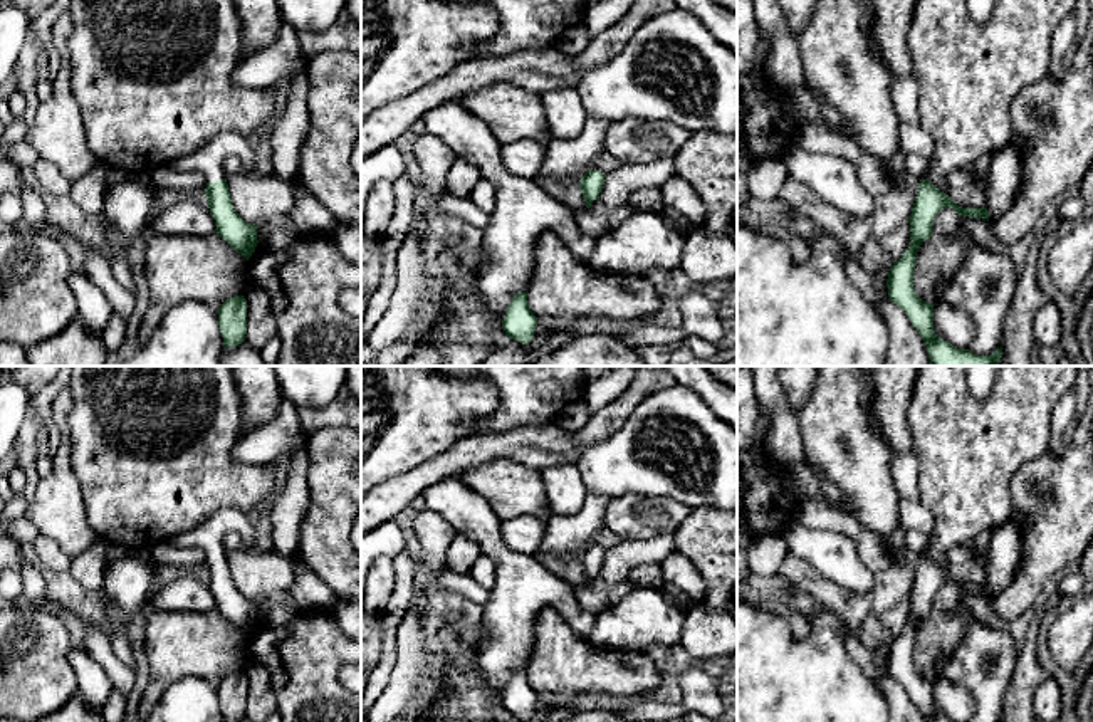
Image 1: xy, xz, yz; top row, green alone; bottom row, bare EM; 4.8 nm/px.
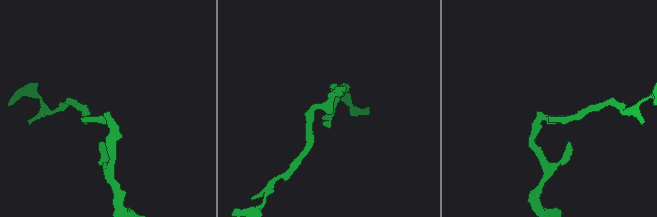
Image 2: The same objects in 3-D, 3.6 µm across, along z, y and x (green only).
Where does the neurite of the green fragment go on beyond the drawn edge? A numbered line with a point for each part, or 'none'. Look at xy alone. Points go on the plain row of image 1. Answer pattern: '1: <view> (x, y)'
1: xy (209, 536)

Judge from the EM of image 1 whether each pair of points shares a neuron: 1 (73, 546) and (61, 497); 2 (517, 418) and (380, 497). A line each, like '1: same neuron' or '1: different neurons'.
1: same neuron
2: different neurons

